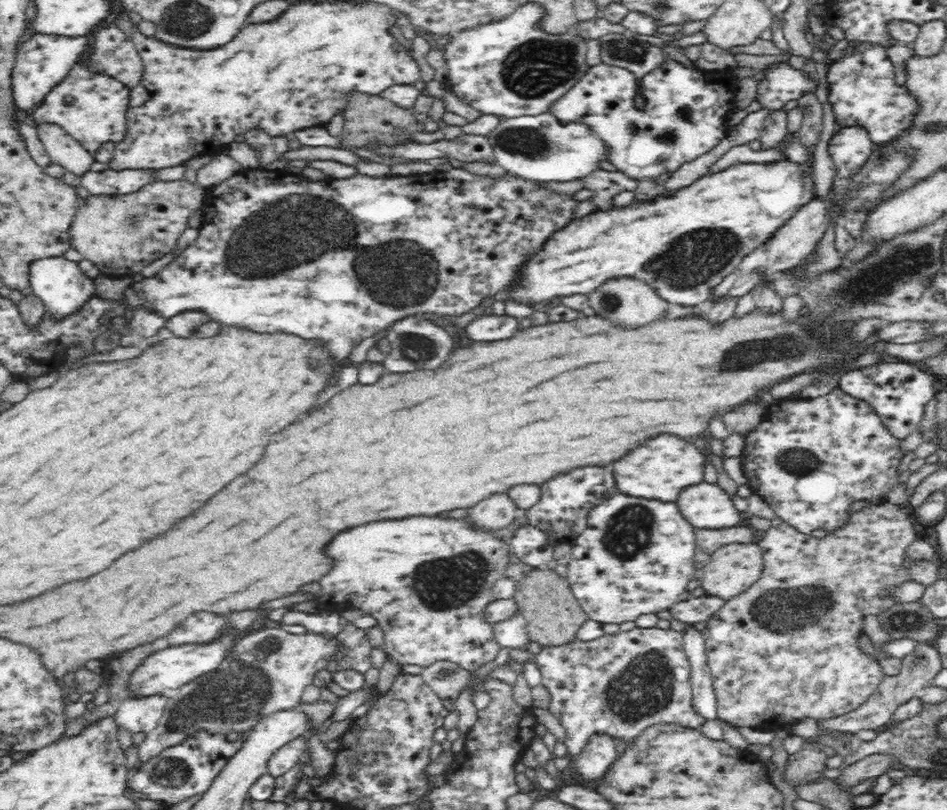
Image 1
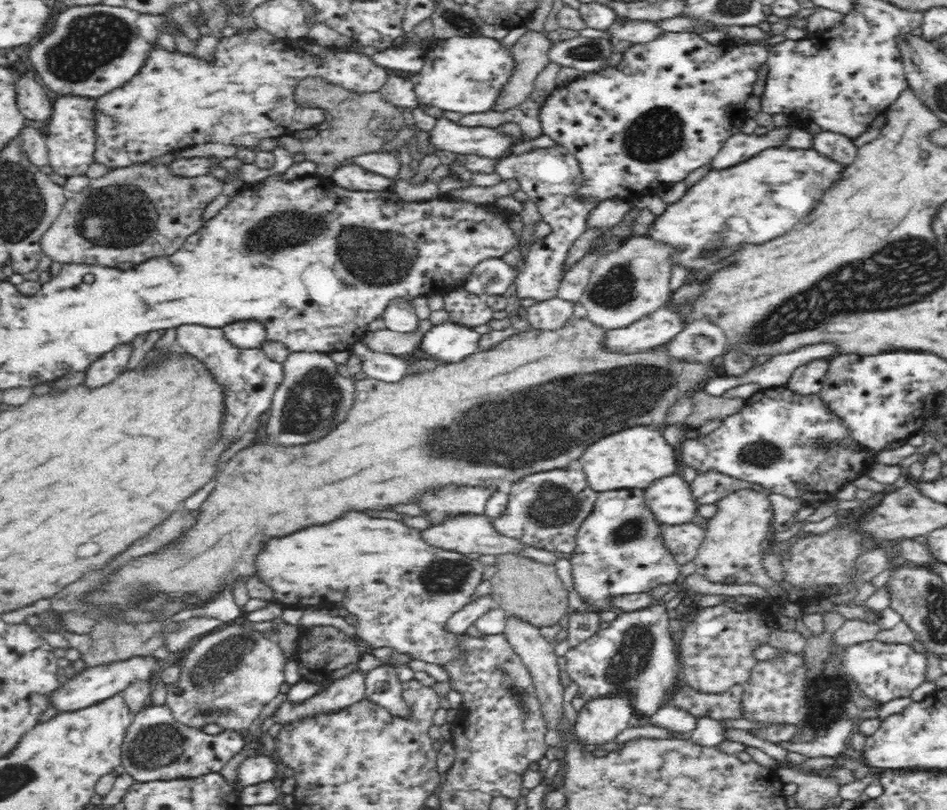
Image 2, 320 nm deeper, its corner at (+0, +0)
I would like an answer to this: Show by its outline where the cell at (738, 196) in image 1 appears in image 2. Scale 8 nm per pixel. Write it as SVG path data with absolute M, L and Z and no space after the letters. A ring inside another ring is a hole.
M768 148L732 168L711 168L678 202L656 216L644 237L672 248L670 267L704 270L730 258L744 244L764 244L790 232L810 214L824 190L840 176L840 166L814 150Z

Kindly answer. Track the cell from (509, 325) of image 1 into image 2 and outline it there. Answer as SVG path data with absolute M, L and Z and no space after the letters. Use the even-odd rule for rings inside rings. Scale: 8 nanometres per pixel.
M448 320L434 325L424 334L419 350L430 354L438 362L457 363L480 350L482 336L474 326L464 326Z

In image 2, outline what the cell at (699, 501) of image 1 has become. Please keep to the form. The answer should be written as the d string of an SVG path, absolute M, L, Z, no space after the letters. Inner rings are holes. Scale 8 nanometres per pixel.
M682 475L666 476L664 480L656 480L651 486L652 488L644 491L644 495L647 496L647 504L648 507L650 507L650 511L660 519L662 525L676 526L700 522L698 508L700 508L701 504L698 503L698 499L696 499L694 493L692 493L693 489L691 484L688 484L688 482L682 478Z

